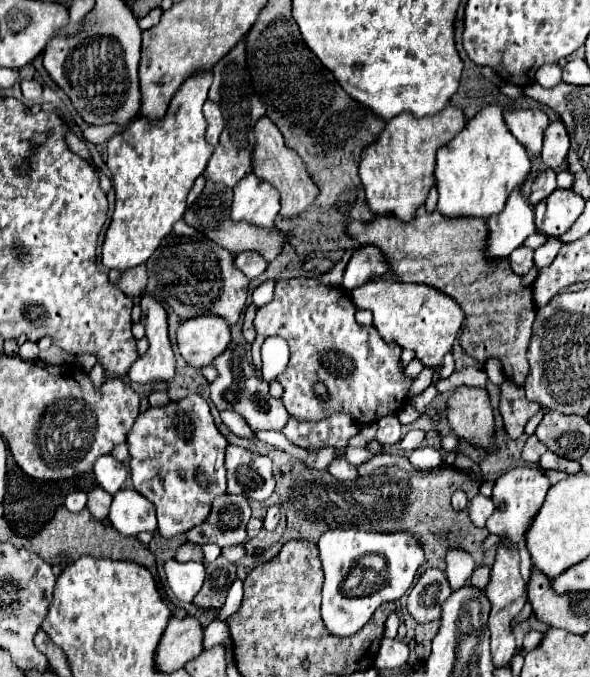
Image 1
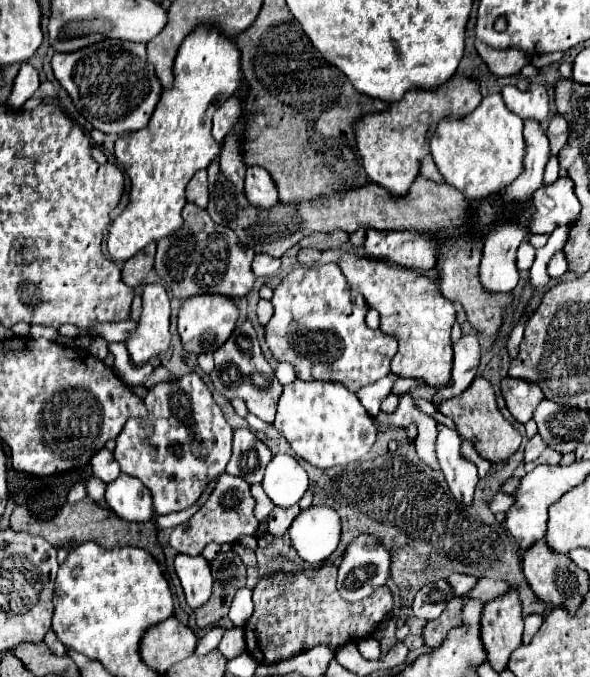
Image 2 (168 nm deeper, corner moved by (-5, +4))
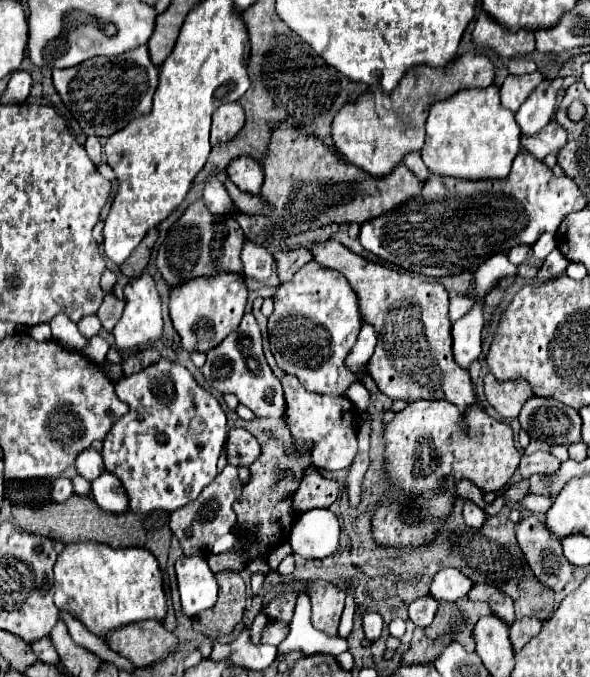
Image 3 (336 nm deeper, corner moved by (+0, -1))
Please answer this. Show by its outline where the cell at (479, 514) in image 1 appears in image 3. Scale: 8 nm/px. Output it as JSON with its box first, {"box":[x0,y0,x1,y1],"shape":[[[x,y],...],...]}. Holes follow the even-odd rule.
{"box":[518,496,552,516],"shape":[[[526,496],[524,500],[518,502],[518,506],[522,510],[528,510],[530,514],[536,514],[536,516],[544,516],[550,508],[552,500],[548,500],[546,496]]]}

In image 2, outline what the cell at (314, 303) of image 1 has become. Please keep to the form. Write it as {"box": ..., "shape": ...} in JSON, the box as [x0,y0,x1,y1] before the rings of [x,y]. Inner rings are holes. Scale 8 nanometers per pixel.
{"box":[265,263,397,393],"shape":[[[337,263],[313,265],[313,267],[295,267],[275,289],[271,299],[275,313],[265,325],[267,345],[277,361],[287,361],[293,365],[295,375],[303,381],[337,381],[347,385],[349,391],[357,393],[361,387],[379,381],[389,373],[389,363],[397,353],[397,339],[381,331],[371,331],[365,325],[365,315],[369,311],[367,301],[357,293]]]}

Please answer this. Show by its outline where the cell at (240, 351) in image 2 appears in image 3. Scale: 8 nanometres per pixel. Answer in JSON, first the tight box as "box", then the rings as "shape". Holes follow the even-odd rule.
{"box":[200,314,284,418],"shape":[[[244,314],[236,332],[208,352],[206,364],[200,368],[206,382],[222,392],[234,394],[242,406],[250,408],[258,418],[280,418],[284,414],[284,394],[280,380],[272,374],[262,352],[262,336],[252,314]]]}

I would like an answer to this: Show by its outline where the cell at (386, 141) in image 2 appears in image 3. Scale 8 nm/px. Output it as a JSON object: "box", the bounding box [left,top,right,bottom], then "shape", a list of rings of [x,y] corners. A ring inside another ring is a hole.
{"box":[332,52,494,178],"shape":[[[478,52],[454,58],[444,68],[418,66],[402,78],[400,86],[390,96],[382,96],[380,90],[372,88],[360,102],[344,106],[344,110],[336,114],[336,122],[332,122],[336,148],[354,166],[360,166],[376,178],[384,178],[404,162],[406,154],[422,150],[424,124],[432,102],[446,100],[464,88],[486,88],[492,84],[492,78],[494,66]]]}

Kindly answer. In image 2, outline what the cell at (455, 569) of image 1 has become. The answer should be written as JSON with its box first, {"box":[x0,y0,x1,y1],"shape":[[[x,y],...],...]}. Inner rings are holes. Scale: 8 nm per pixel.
{"box":[447,573,477,597],"shape":[[[453,573],[447,577],[447,583],[451,585],[453,593],[455,595],[461,595],[465,597],[477,583],[477,577],[469,577],[469,575],[463,575],[463,573]]]}

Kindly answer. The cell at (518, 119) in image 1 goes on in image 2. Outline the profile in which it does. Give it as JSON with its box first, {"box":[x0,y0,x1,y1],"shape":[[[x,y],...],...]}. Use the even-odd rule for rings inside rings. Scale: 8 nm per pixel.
{"box":[503,83,549,121],"shape":[[[531,83],[527,91],[521,91],[513,85],[503,87],[503,99],[509,111],[519,115],[521,119],[537,119],[543,121],[549,113],[549,95],[545,85]]]}

